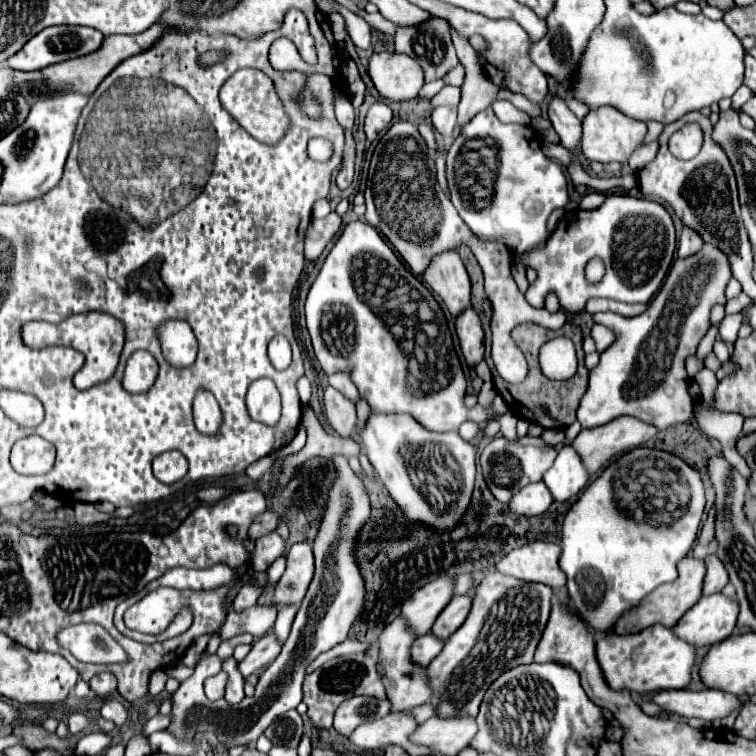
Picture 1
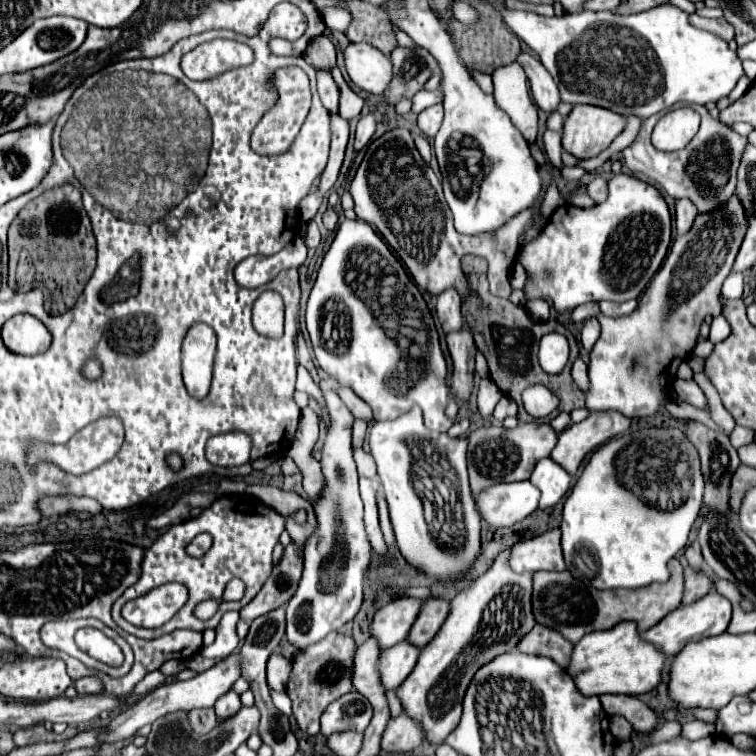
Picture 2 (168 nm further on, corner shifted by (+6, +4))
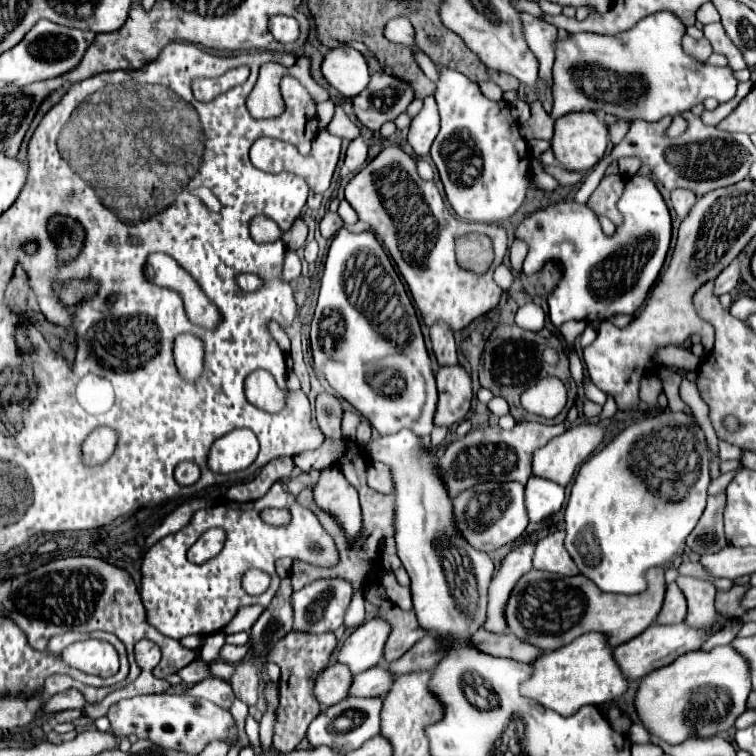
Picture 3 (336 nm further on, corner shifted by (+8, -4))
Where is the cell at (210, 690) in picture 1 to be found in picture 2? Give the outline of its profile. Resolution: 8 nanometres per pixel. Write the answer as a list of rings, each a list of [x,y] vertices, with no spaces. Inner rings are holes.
[[[231,653],[225,661],[217,663],[215,667],[199,673],[197,677],[193,677],[189,681],[169,681],[169,683],[163,683],[161,687],[157,687],[151,693],[147,693],[141,701],[137,701],[131,709],[115,715],[109,721],[109,725],[103,727],[103,733],[99,733],[99,745],[103,745],[103,743],[115,743],[115,741],[125,741],[125,739],[133,737],[143,725],[153,723],[155,719],[163,717],[165,713],[171,713],[171,711],[191,711],[195,707],[213,707],[215,701],[225,691],[229,691],[239,677],[241,677],[241,671],[239,671],[239,653]]]

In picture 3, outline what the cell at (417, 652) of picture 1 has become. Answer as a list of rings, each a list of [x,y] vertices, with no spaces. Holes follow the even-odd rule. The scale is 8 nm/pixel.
[[[383,661],[383,663],[379,663],[379,665],[375,665],[375,667],[359,673],[359,675],[355,675],[355,685],[351,685],[351,695],[355,695],[355,697],[385,697],[385,695],[389,693],[389,689],[393,687],[395,679],[397,679],[397,677],[395,677],[395,673],[389,669],[389,663]]]

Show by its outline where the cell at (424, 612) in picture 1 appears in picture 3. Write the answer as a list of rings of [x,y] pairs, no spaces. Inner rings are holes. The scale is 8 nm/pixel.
[[[383,617],[365,621],[345,639],[345,643],[341,645],[335,657],[337,661],[351,665],[351,671],[357,675],[363,669],[369,669],[371,665],[383,661],[383,651],[389,633],[391,633],[391,625]]]

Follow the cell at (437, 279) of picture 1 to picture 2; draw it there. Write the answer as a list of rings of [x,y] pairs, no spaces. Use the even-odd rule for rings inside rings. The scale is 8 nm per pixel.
[[[447,289],[437,297],[437,319],[445,333],[459,331],[463,325],[461,317],[461,297],[455,289]]]

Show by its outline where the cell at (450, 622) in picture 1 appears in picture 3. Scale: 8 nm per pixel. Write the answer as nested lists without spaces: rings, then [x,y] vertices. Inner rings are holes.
[[[383,603],[379,617],[387,617],[387,621],[391,621],[391,627],[393,627],[391,637],[387,641],[385,661],[397,661],[419,639],[423,639],[427,635],[427,631],[417,623],[417,617],[415,617],[413,609],[411,611],[403,611],[397,605]]]

